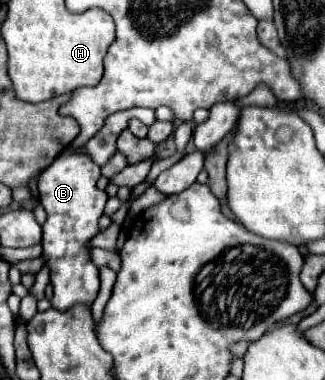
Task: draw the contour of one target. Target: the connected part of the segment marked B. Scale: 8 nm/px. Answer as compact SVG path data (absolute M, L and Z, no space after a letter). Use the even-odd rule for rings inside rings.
M61 152L53 164L41 172L39 176L39 200L47 212L47 220L43 224L43 258L45 266L49 268L49 280L53 284L53 308L57 310L67 310L77 302L83 304L93 304L97 290L99 290L99 268L91 260L91 248L89 242L99 234L99 218L103 216L103 208L107 202L107 194L99 190L97 178L101 176L99 166L85 154L75 154L75 152Z

